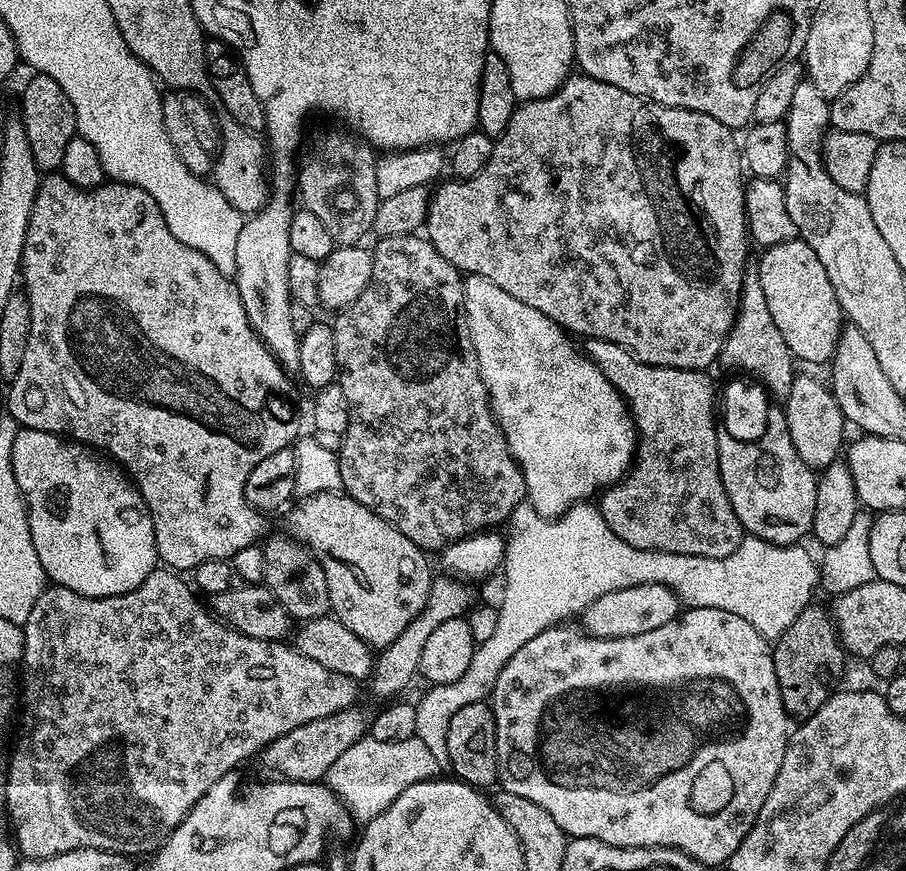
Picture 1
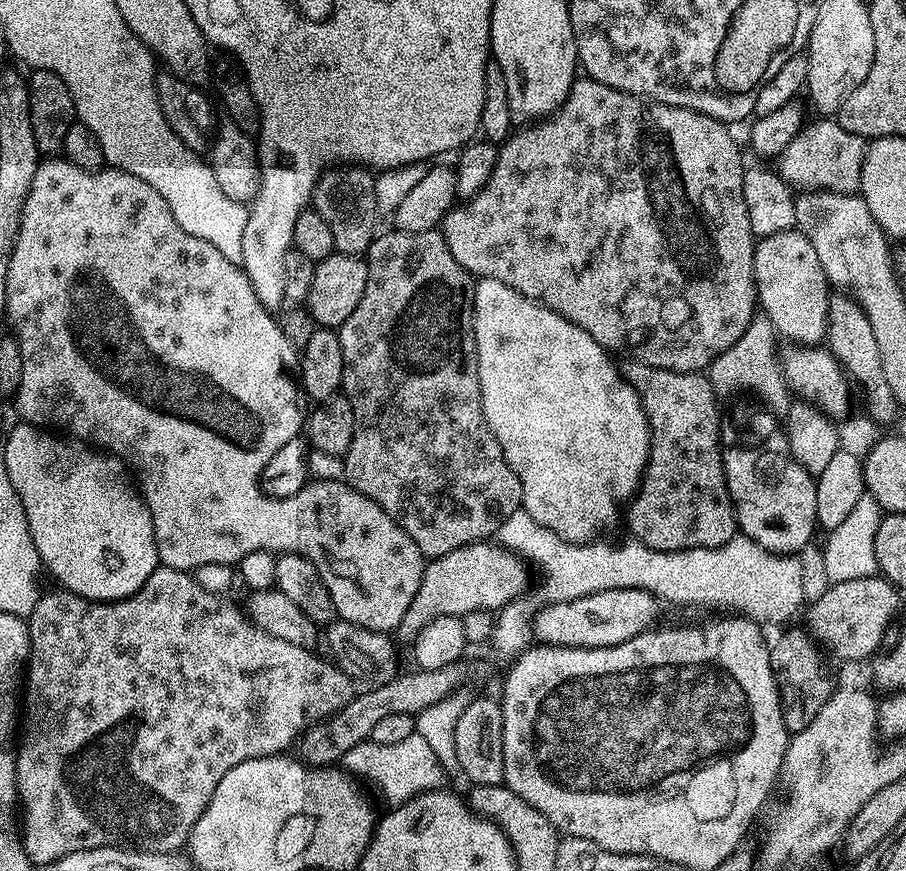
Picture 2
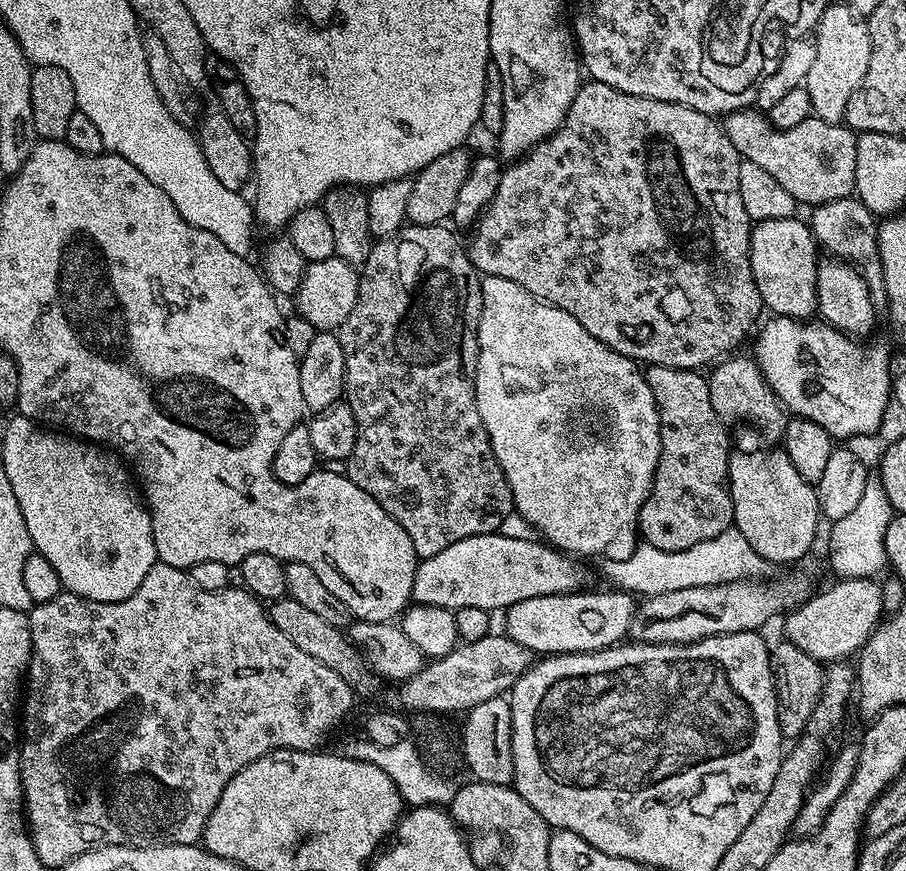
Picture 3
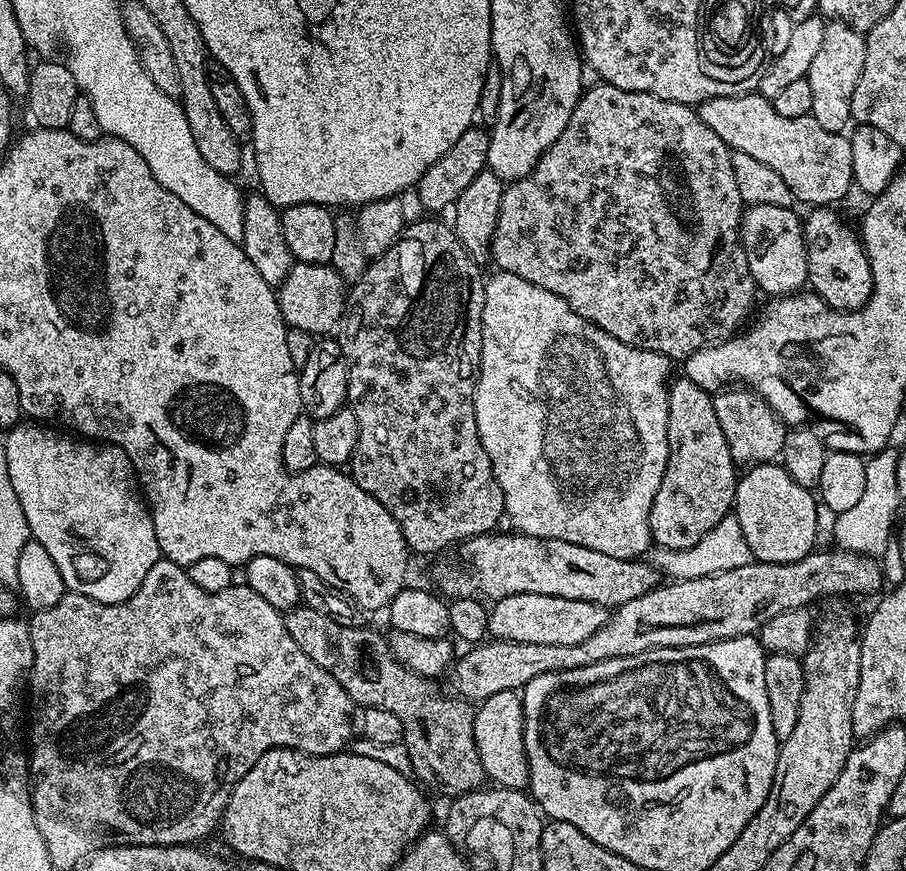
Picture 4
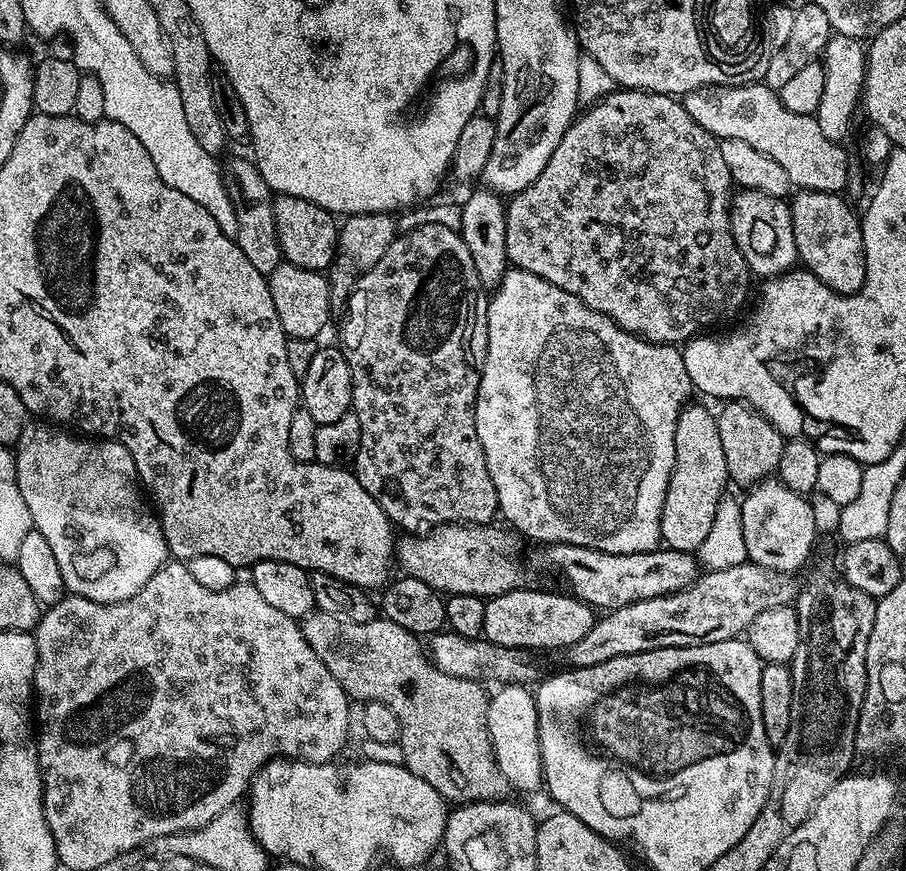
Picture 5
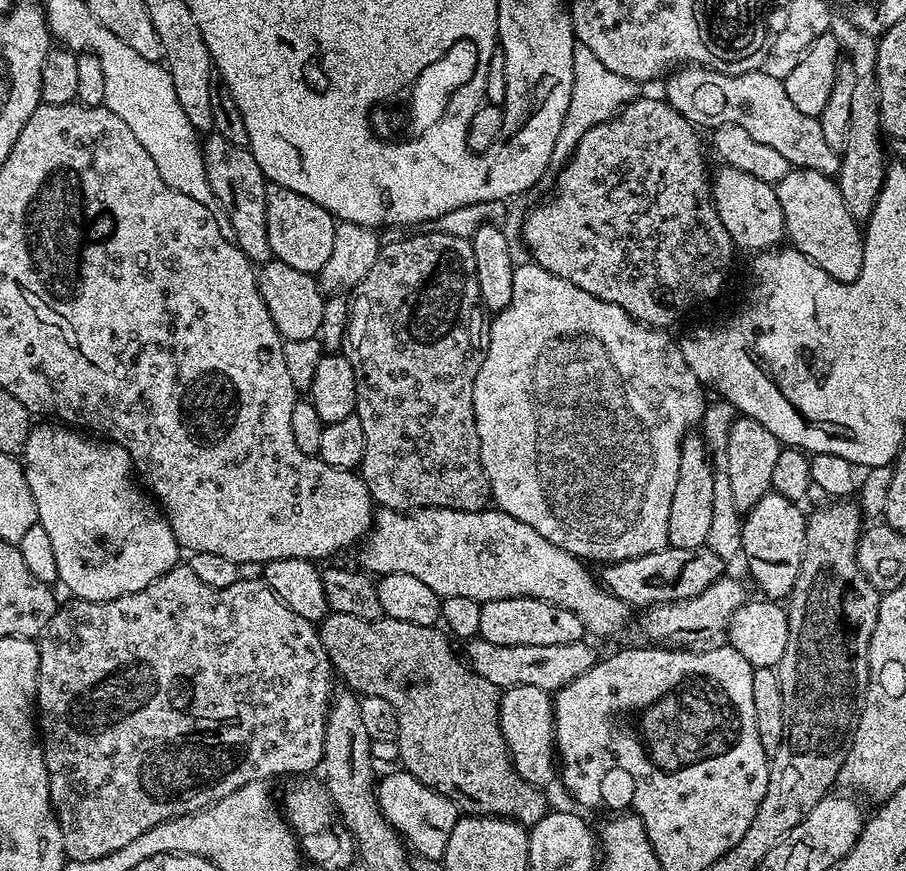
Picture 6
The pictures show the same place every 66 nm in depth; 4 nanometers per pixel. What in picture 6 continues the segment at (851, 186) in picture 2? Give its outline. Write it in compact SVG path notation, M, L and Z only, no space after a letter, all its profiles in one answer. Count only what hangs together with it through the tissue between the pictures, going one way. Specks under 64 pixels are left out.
M699 66L685 67L675 76L676 84L669 86L666 99L692 124L704 130L711 130L720 124L737 124L753 136L754 142L762 142L762 146L778 150L792 168L818 170L830 177L839 173L841 153L830 150L822 135L819 119L802 114L802 110L790 102L783 80L770 78L763 70L744 72L729 79L723 72Z

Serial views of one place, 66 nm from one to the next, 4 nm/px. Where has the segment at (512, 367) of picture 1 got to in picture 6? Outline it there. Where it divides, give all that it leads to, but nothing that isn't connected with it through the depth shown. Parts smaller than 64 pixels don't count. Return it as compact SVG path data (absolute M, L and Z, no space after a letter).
M516 264L514 298L510 298L510 306L491 317L486 332L484 361L478 370L478 378L474 378L474 418L480 439L480 457L492 491L491 499L499 511L510 514L510 518L518 518L518 522L526 522L526 526L538 530L546 542L554 542L554 546L565 548L585 562L597 560L600 566L633 560L642 554L654 554L669 547L670 502L674 499L674 486L678 486L678 466L682 458L680 443L701 423L706 407L706 388L694 370L690 370L679 343L668 335L665 329L641 324L626 314L622 306L594 298L594 294L586 294L586 290L574 286L574 282L558 278L558 274L552 274L540 264Z

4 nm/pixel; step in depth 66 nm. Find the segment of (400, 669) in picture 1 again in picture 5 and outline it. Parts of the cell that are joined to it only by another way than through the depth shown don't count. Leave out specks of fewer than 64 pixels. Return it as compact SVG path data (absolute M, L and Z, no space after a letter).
M549 544L543 552L545 566L564 575L568 583L567 591L596 610L621 608L646 598L665 596L689 588L698 575L698 560L693 553L675 552L667 546L642 554L606 554L586 546Z

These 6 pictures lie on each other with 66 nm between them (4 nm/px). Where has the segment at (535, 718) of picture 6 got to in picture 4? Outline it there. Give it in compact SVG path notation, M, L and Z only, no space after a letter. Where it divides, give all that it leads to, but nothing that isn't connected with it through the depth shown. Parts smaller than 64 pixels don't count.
M499 692L479 701L475 709L474 742L484 775L497 788L528 787L528 759L524 756L524 706L516 692Z

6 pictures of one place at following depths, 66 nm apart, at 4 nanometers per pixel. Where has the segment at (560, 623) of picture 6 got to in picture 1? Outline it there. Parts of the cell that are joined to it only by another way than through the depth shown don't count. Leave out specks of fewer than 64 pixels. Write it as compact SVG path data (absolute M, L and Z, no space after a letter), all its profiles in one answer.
M643 584L630 586L626 590L610 590L610 594L602 594L590 607L582 613L583 631L600 640L617 640L630 638L634 634L646 634L646 630L658 630L658 626L666 626L682 611L680 600L674 590L665 584Z

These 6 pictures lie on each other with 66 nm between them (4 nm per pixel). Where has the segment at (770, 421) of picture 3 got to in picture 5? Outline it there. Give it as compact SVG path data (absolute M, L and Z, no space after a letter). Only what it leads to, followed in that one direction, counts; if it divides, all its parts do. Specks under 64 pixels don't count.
M733 400L721 408L724 409L717 411L715 417L718 438L722 438L729 481L746 490L775 473L778 458L782 458L782 446L786 438L757 408L751 408L743 400Z

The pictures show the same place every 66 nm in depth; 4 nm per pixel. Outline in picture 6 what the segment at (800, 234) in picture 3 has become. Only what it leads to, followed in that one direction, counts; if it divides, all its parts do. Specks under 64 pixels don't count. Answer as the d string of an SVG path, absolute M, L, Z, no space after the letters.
M720 166L717 172L715 169L711 182L712 201L718 210L718 218L722 218L722 226L726 226L726 234L730 234L737 249L749 248L752 254L759 254L775 249L785 239L782 206L778 203L778 194L773 185L746 174L746 170L727 166Z

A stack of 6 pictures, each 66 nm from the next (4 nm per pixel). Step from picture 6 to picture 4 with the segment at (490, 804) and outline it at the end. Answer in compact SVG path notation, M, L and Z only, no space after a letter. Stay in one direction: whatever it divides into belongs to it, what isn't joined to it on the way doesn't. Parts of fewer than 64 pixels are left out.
M307 606L292 608L289 612L283 613L283 617L290 638L294 638L294 642L298 642L298 646L302 646L302 654L314 658L314 662L318 662L318 666L322 666L322 670L326 670L326 674L333 676L342 686L342 690L346 690L346 694L350 694L353 705L359 706L361 709L390 710L390 714L394 714L397 716L398 722L402 722L403 744L408 748L412 763L411 771L414 776L416 774L415 779L421 785L429 784L430 787L437 788L442 795L448 796L447 798L455 798L462 795L463 792L475 792L485 783L484 767L478 758L478 750L474 742L476 713L469 701L455 694L443 696L442 693L436 692L435 686L432 685L435 683L429 677L409 672L406 666L402 666L394 659L387 643L381 637L379 640L374 633L368 632L367 627L343 628L338 622L334 622L334 618Z

